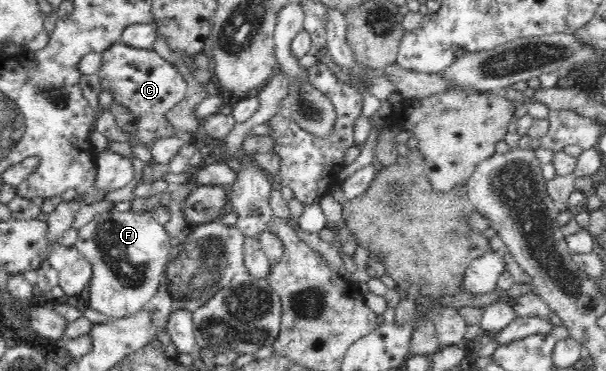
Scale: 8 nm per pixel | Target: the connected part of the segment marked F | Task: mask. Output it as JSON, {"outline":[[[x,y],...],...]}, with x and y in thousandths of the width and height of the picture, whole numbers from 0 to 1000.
{"outline":[[[190,563],[165,571],[157,588],[129,620],[124,666],[153,714],[153,755],[145,774],[147,822],[153,836],[182,860],[219,852],[249,814],[262,782],[266,749],[272,736],[277,687],[282,677],[281,642],[249,571],[223,574],[216,566],[193,571]]]}

